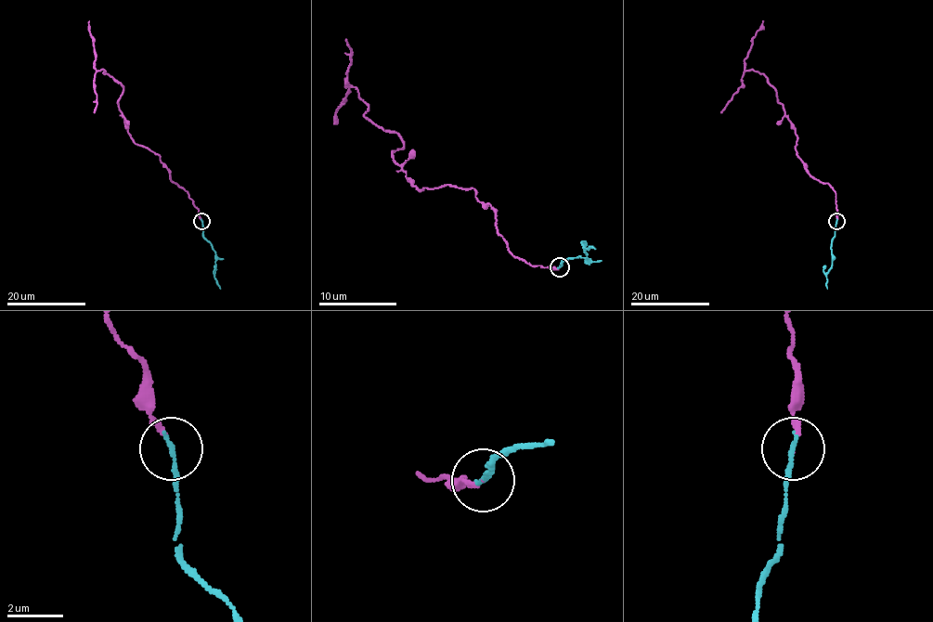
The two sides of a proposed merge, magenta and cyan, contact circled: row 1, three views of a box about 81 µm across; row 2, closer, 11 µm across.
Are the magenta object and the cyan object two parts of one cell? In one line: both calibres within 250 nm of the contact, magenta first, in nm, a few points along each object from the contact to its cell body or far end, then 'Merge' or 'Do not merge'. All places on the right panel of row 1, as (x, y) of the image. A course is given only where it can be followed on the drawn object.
Thickness 100 nm (magenta) against 180 nm. Course of magenta: (836, 222), (835, 192), (796, 155), (794, 126), (775, 90), (762, 74), (745, 70), (763, 20). Course of cyan: (836, 221), (831, 243), (832, 267), (825, 276), (827, 288). Merge

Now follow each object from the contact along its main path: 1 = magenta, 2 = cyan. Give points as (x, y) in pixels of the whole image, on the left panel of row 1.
1: (201, 222), (158, 155), (127, 131), (118, 104), (123, 86), (94, 66), (89, 20)
2: (201, 221), (202, 236), (215, 253), (214, 279), (220, 288)

